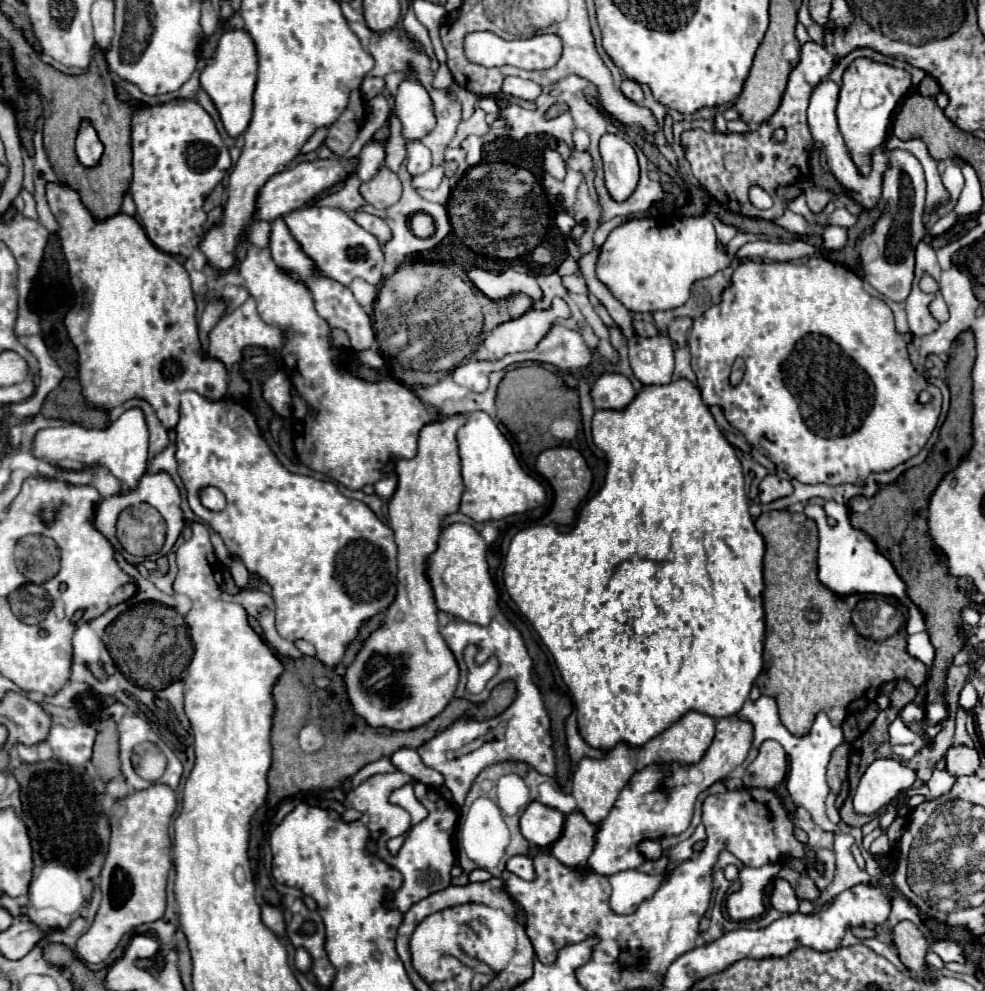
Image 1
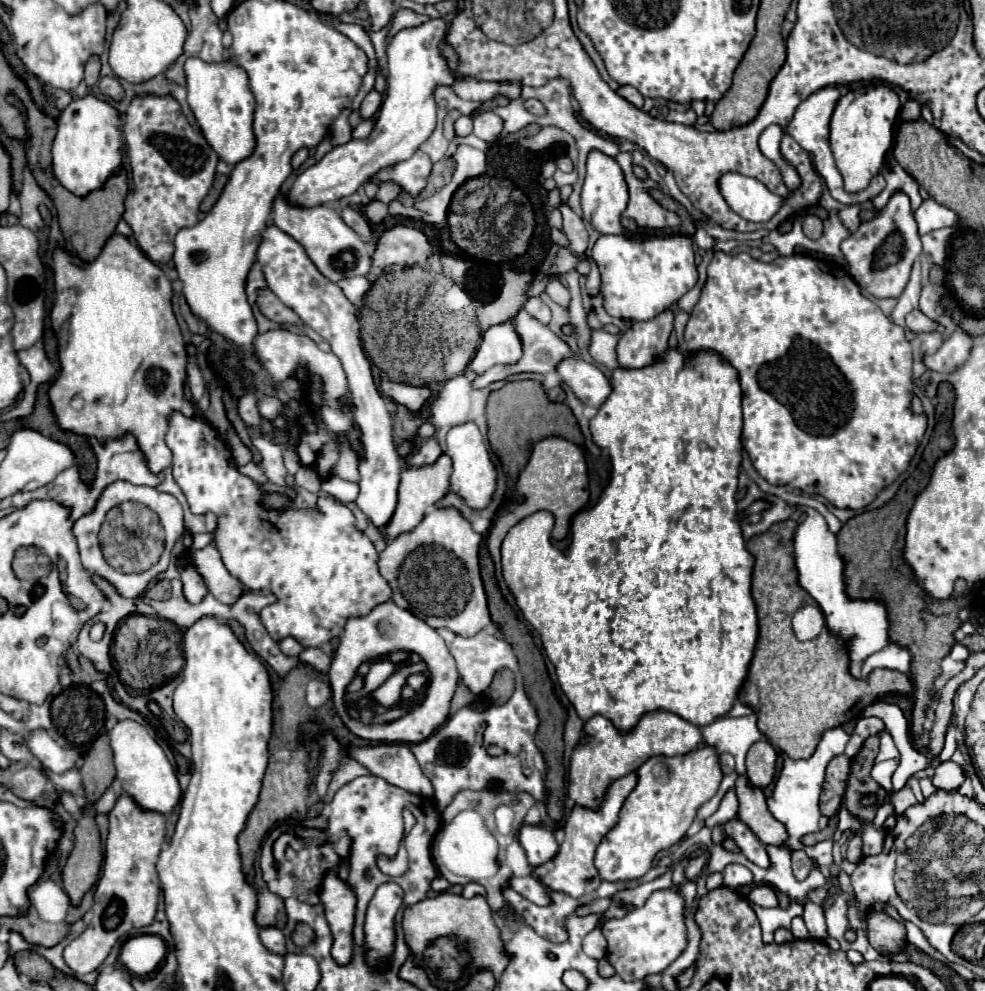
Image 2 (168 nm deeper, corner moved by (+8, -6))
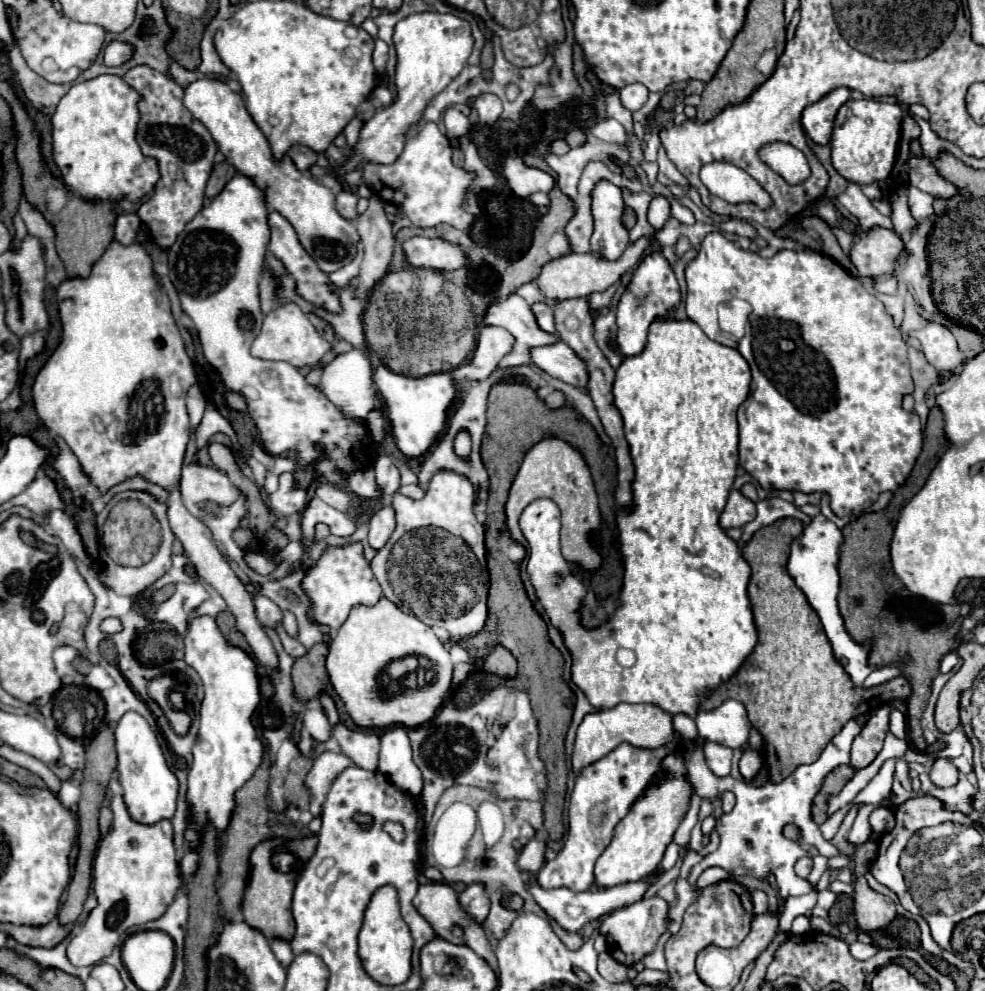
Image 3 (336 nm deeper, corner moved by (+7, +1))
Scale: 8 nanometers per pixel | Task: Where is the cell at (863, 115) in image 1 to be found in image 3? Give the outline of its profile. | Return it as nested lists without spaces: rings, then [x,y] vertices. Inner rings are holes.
[[[874,98],[848,100],[846,104],[842,104],[834,120],[834,132],[830,140],[834,168],[848,182],[856,184],[870,184],[874,180],[884,180],[890,174],[896,160],[902,118],[904,118],[902,106],[878,102]]]

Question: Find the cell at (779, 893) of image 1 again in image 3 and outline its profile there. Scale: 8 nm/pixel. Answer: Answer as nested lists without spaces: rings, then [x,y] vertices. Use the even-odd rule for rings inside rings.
[[[762,890],[752,892],[752,902],[754,902],[754,912],[756,914],[766,914],[768,912],[768,896]]]

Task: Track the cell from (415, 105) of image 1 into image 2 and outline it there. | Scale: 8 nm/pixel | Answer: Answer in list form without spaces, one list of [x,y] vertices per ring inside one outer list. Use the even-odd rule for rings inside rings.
[[[429,19],[419,27],[401,29],[387,47],[387,91],[385,101],[377,113],[373,131],[367,139],[351,139],[345,145],[333,147],[317,165],[297,175],[289,189],[289,203],[301,207],[315,207],[337,201],[357,191],[359,185],[369,181],[381,169],[389,169],[399,161],[409,159],[435,129],[435,99],[433,93],[439,85],[453,85],[455,73],[449,69],[447,59],[441,55],[441,41],[445,23]]]

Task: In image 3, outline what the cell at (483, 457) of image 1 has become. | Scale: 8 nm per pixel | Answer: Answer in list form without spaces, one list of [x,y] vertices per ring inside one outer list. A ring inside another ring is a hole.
[[[466,428],[458,430],[454,436],[454,452],[456,456],[460,456],[464,462],[470,462],[470,450],[472,450],[472,440],[470,440],[470,432]]]

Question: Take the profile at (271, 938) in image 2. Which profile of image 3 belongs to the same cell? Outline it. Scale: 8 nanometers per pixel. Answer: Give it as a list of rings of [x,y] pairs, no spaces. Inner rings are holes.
[[[274,938],[274,940],[270,940],[270,948],[272,948],[272,952],[276,954],[276,958],[282,962],[282,966],[288,966],[288,964],[292,962],[294,954],[292,954],[292,950],[290,950],[290,946],[288,946],[286,940]]]

